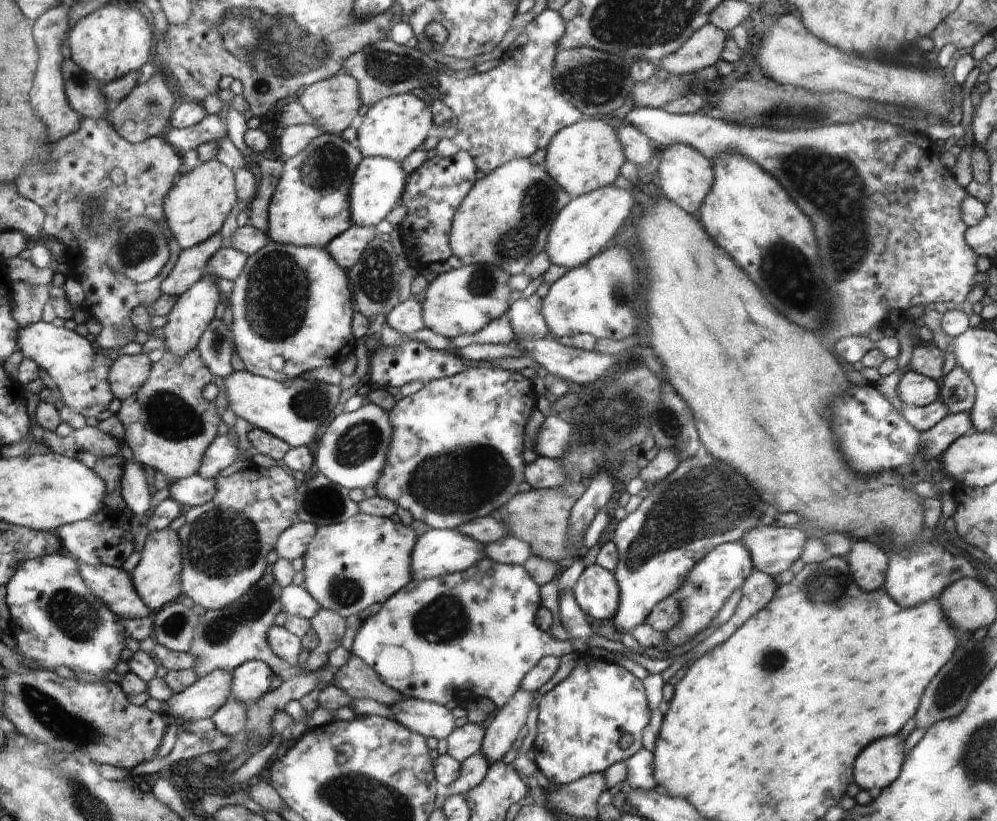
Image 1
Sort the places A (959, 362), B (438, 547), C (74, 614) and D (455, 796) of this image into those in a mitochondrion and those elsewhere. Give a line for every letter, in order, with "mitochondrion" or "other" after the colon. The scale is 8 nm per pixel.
A: other
B: other
C: mitochondrion
D: other

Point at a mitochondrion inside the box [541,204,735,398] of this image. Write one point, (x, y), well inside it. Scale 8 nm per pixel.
(622, 291)

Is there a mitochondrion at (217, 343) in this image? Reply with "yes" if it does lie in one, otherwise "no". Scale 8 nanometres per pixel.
yes

